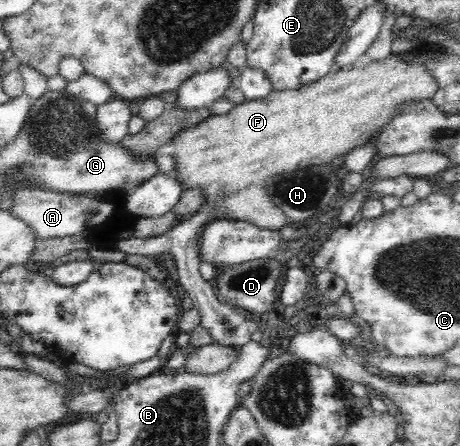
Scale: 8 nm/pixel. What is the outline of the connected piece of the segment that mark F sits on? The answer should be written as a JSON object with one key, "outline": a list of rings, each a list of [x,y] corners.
{"outline":[[[390,56],[385,58],[384,61],[372,61],[370,66],[358,70],[350,70],[350,72],[344,72],[343,69],[333,69],[324,78],[320,78],[312,84],[306,84],[304,88],[298,88],[296,90],[288,91],[272,91],[269,92],[264,98],[257,99],[245,99],[240,104],[233,105],[232,110],[223,115],[212,115],[198,121],[195,125],[178,129],[168,142],[168,147],[171,146],[172,160],[174,160],[174,178],[180,182],[180,189],[183,192],[187,191],[200,191],[202,193],[203,203],[213,208],[217,218],[220,219],[232,219],[242,220],[254,224],[260,228],[260,230],[268,230],[270,232],[277,232],[278,228],[285,224],[295,224],[290,221],[290,217],[286,219],[284,213],[276,208],[275,204],[272,204],[270,196],[266,187],[266,180],[272,178],[272,176],[278,176],[278,174],[284,174],[288,171],[300,171],[309,169],[312,166],[322,166],[322,164],[331,164],[333,160],[336,160],[338,156],[348,154],[356,147],[360,147],[362,144],[366,144],[367,140],[372,136],[379,134],[382,131],[382,126],[388,124],[396,114],[402,112],[404,108],[404,102],[416,102],[420,99],[432,99],[436,90],[438,90],[438,81],[428,76],[428,69],[418,68],[418,66],[408,66],[408,56]]]}

